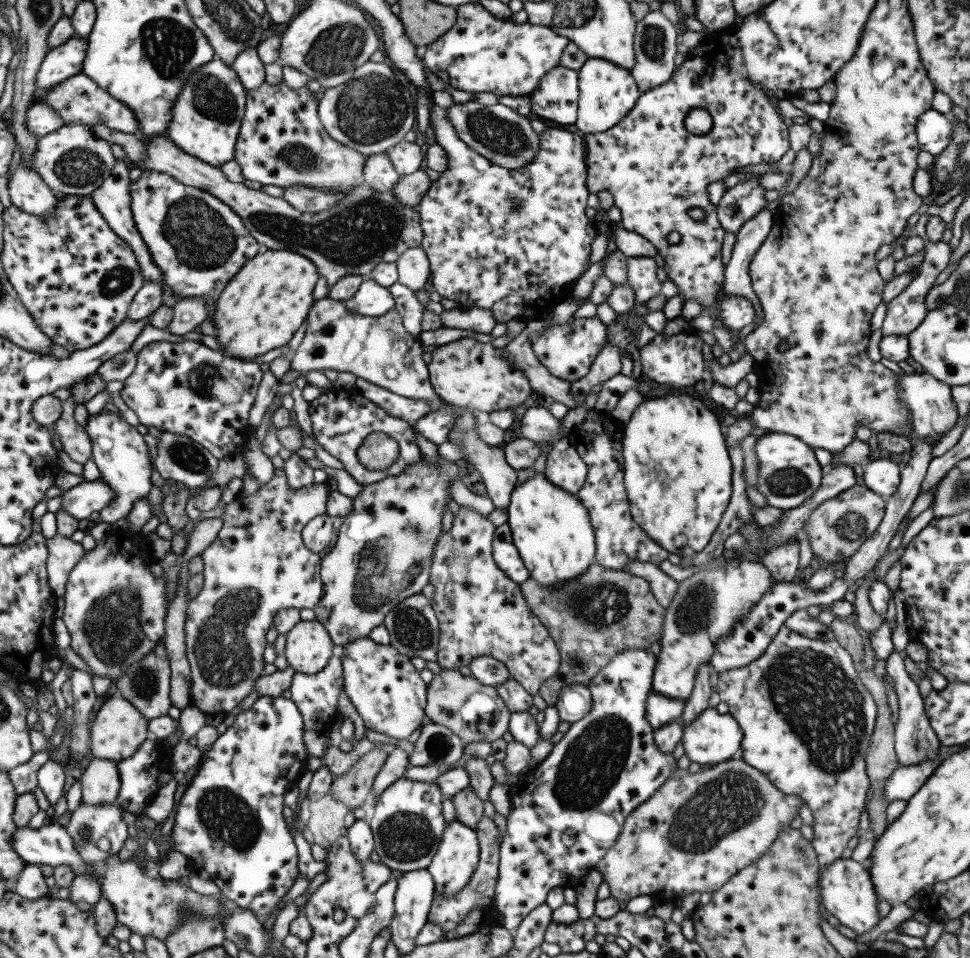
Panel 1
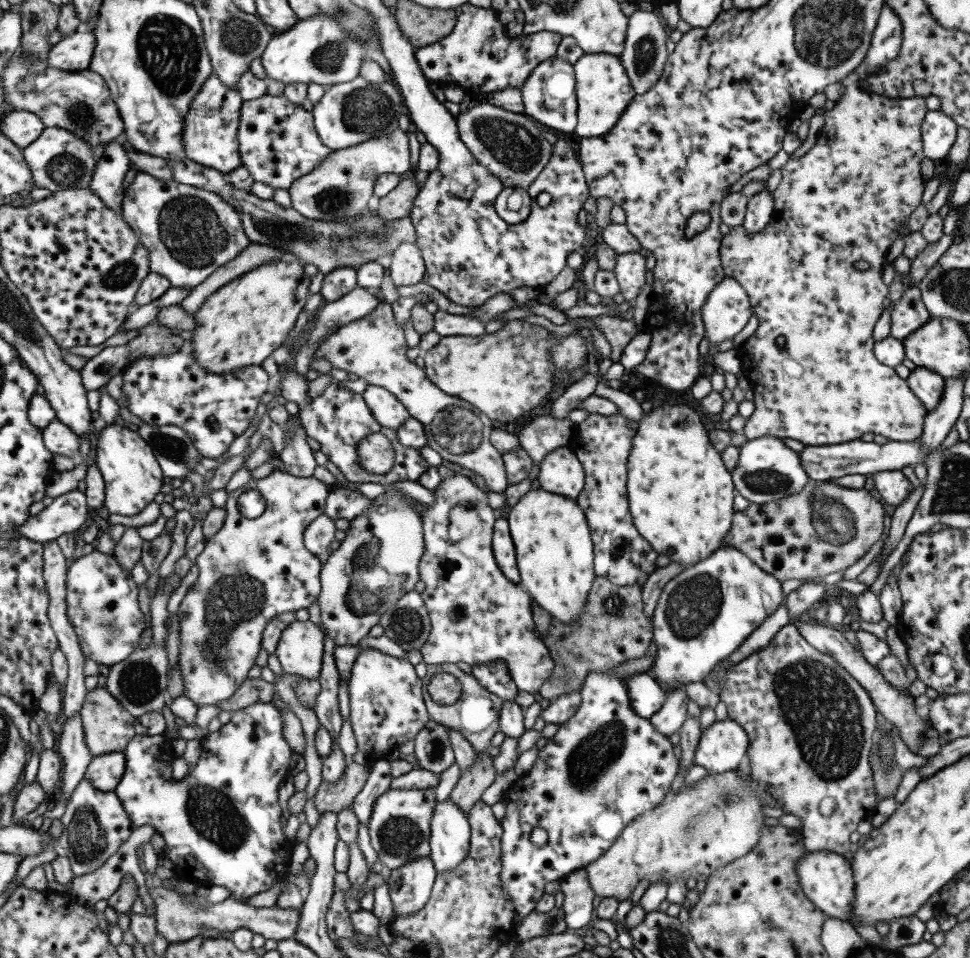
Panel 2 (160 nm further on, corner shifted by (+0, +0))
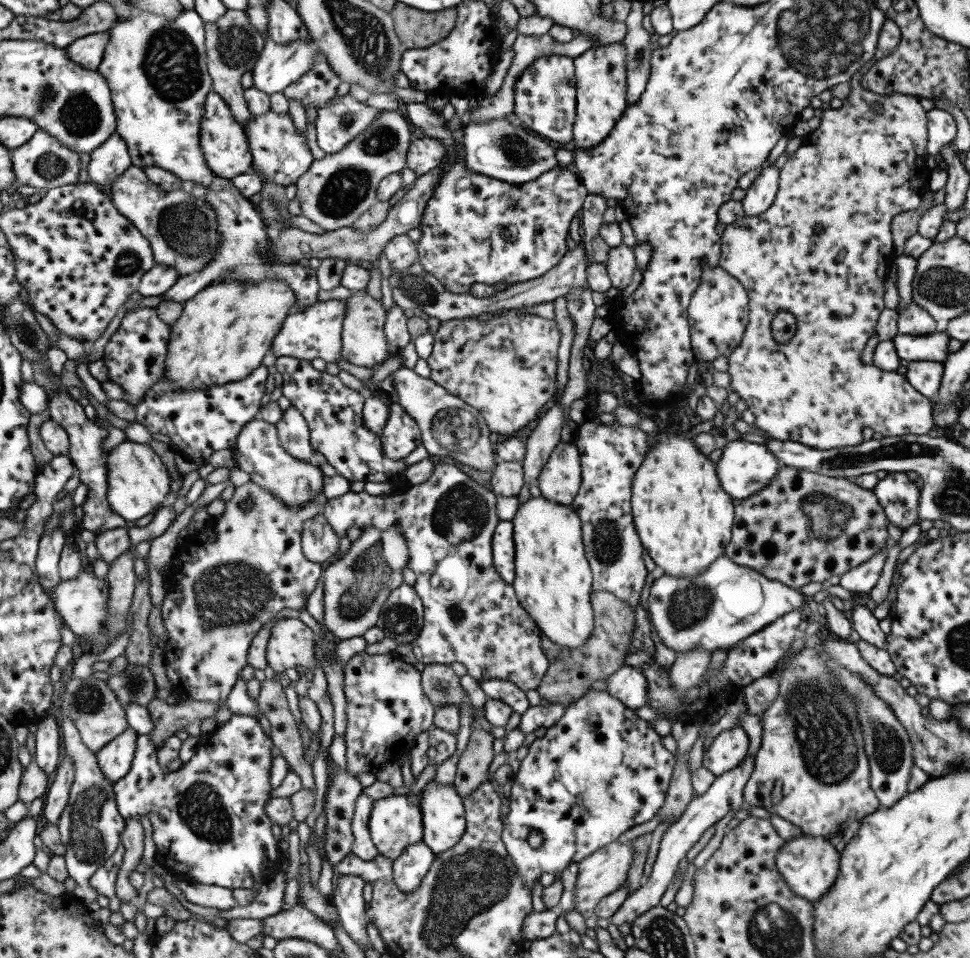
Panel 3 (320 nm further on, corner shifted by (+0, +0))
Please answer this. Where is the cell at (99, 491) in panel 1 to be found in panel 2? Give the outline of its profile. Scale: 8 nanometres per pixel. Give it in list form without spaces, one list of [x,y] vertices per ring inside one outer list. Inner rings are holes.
[[[75,489],[53,498],[40,513],[29,515],[25,519],[25,524],[17,528],[17,533],[22,539],[43,544],[55,541],[63,534],[79,531],[85,518],[87,518],[85,495]]]

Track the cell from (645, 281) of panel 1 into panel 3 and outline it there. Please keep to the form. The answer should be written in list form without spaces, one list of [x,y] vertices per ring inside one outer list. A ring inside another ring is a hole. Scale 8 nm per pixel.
[[[623,243],[610,247],[604,262],[610,286],[622,290],[631,282],[631,274],[635,270],[633,248]]]

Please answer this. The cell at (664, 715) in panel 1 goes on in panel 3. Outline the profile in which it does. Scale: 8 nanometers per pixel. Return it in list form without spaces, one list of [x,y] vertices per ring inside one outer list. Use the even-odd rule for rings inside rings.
[[[623,665],[604,680],[605,692],[630,709],[646,705],[646,682],[639,668]]]

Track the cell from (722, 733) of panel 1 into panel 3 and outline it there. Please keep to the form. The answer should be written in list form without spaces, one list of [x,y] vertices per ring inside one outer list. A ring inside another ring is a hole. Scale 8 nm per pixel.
[[[741,726],[719,732],[702,756],[701,766],[715,777],[735,768],[747,752],[747,735]]]

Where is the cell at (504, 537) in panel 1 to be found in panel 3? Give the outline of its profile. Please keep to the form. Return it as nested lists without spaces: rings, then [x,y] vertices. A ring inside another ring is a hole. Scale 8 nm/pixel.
[[[504,520],[497,523],[490,547],[493,568],[505,584],[511,584],[514,577],[514,544],[510,521]]]

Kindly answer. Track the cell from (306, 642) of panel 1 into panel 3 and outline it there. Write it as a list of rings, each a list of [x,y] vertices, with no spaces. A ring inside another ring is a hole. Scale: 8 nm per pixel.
[[[297,618],[276,620],[269,629],[265,647],[268,673],[277,673],[282,681],[295,666],[312,669],[316,662],[313,656],[313,633]]]

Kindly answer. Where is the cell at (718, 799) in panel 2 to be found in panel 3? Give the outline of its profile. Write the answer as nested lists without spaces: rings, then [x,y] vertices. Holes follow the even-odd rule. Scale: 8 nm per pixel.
[[[617,841],[610,842],[577,863],[577,880],[575,880],[575,888],[573,888],[573,897],[575,897],[575,911],[583,919],[592,917],[598,902],[611,892],[617,891],[617,888],[621,888],[625,883],[631,856],[633,856],[632,841],[626,844],[617,843]]]

